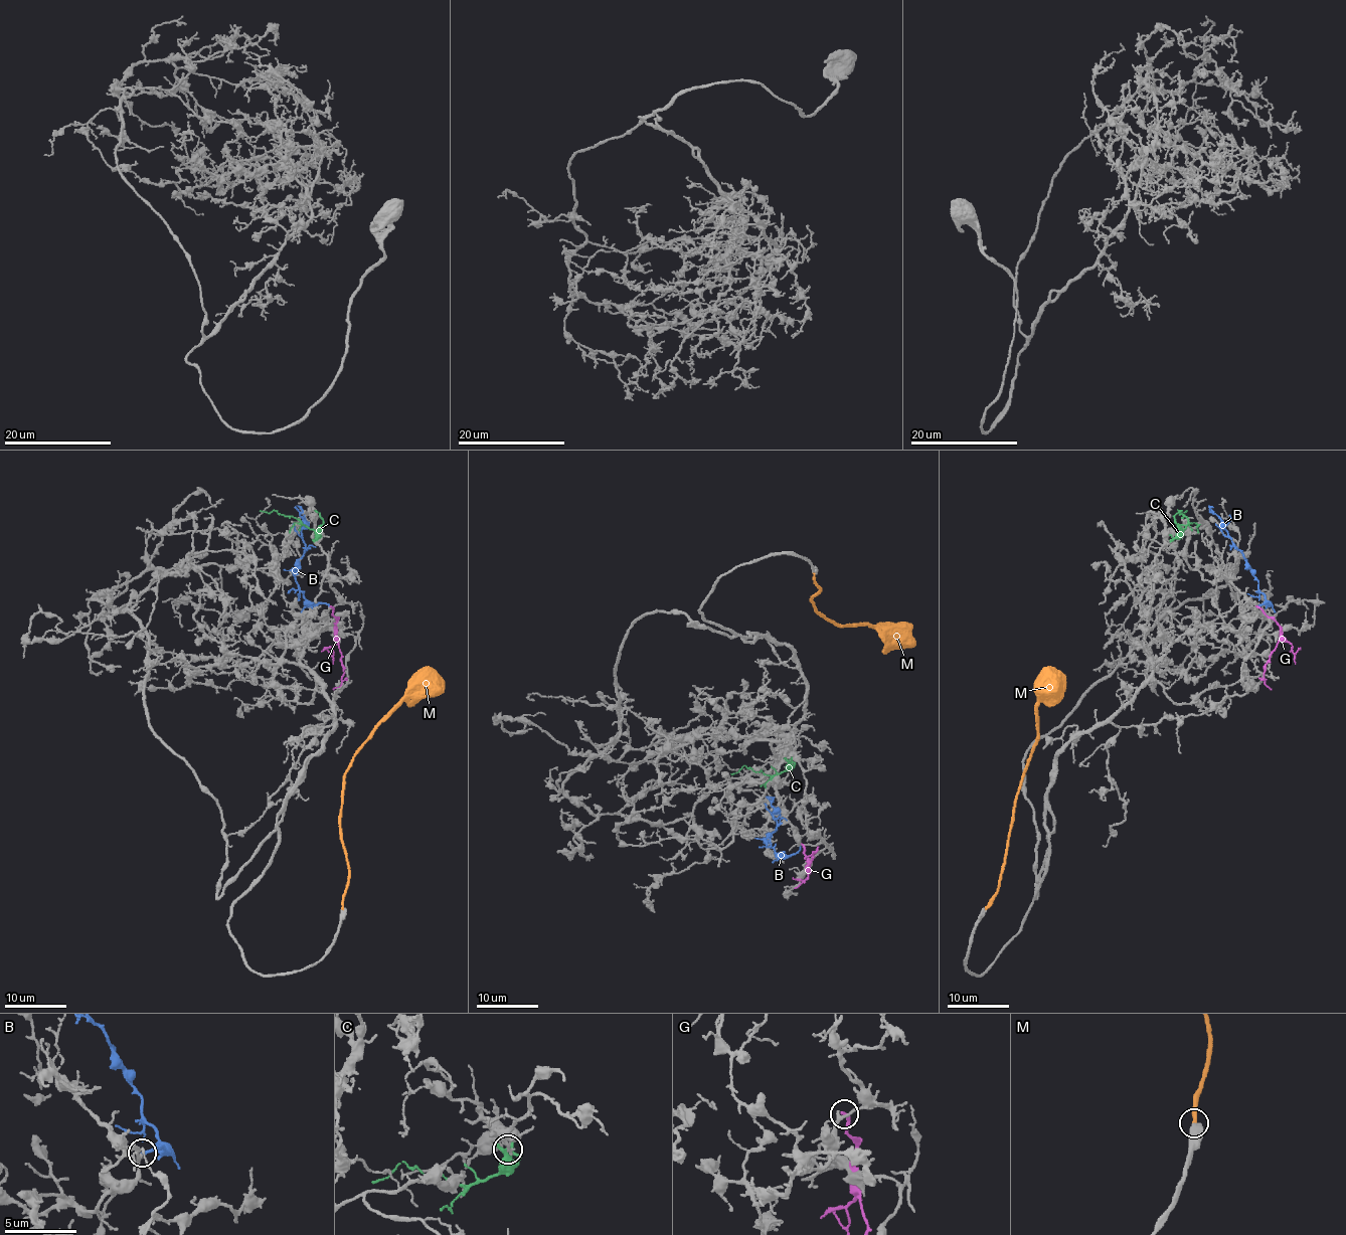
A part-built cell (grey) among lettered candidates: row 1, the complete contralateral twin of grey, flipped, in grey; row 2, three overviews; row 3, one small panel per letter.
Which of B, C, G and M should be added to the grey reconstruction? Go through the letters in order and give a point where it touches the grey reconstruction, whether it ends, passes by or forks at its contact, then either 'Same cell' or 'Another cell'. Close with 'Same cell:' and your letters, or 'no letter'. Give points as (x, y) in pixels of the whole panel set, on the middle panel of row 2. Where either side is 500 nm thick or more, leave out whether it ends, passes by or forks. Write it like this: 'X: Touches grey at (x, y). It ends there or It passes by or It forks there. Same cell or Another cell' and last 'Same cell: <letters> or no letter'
B: Touches grey at (800, 847). It ends there. Same cell
C: Touches grey at (790, 760). It ends there. Another cell
G: Touches grey at (803, 846). It ends there. Another cell
M: Touches grey at (814, 573). Same cell
Same cell: B, M

